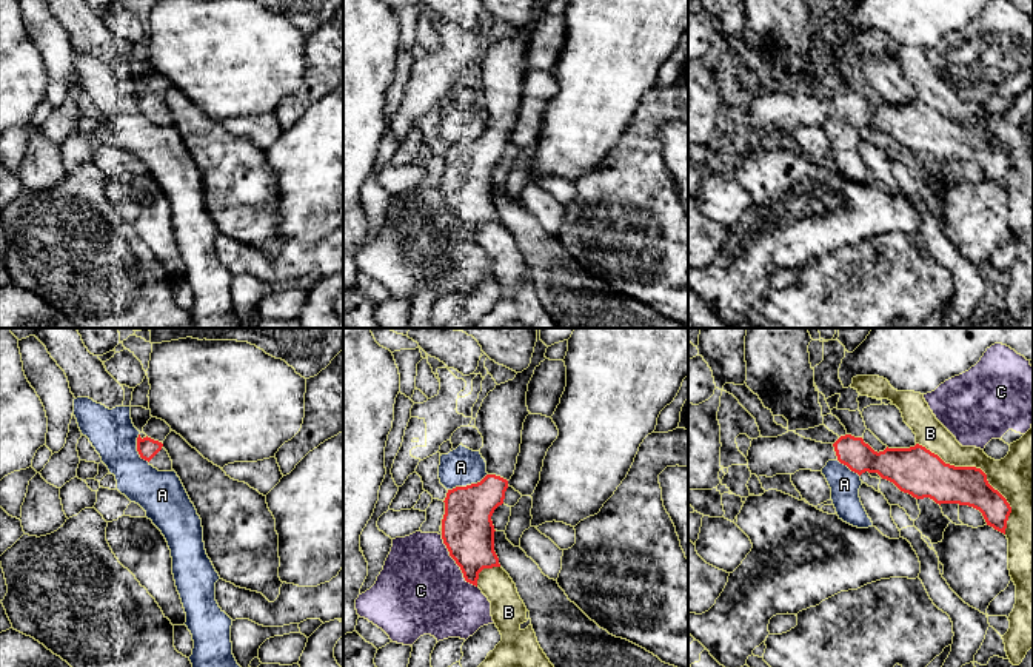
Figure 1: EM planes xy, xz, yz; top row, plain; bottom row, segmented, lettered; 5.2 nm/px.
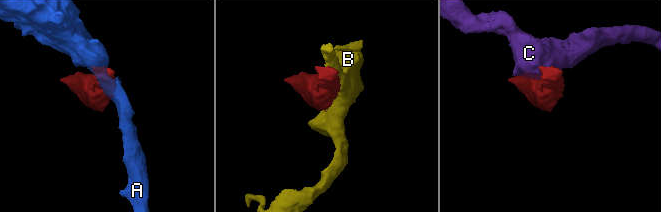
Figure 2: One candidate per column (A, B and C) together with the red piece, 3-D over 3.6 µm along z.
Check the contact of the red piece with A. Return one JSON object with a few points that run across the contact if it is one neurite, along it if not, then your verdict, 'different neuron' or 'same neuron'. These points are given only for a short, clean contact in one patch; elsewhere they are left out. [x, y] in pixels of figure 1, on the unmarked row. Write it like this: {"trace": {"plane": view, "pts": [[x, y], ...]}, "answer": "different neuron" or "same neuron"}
{"answer": "different neuron"}

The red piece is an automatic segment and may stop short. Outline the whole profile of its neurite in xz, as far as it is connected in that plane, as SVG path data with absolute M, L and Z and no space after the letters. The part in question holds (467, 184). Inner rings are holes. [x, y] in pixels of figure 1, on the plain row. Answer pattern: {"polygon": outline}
{"polygon": "M536 0L531 18L513 35L496 40L483 54L476 83L483 92L480 109L486 131L466 142L448 145L442 174L442 194L450 211L460 222L466 237L477 242L483 223L500 222L494 206L491 171L503 159L508 136L520 108L527 71L528 39L534 25L547 14L547 0Z"}

